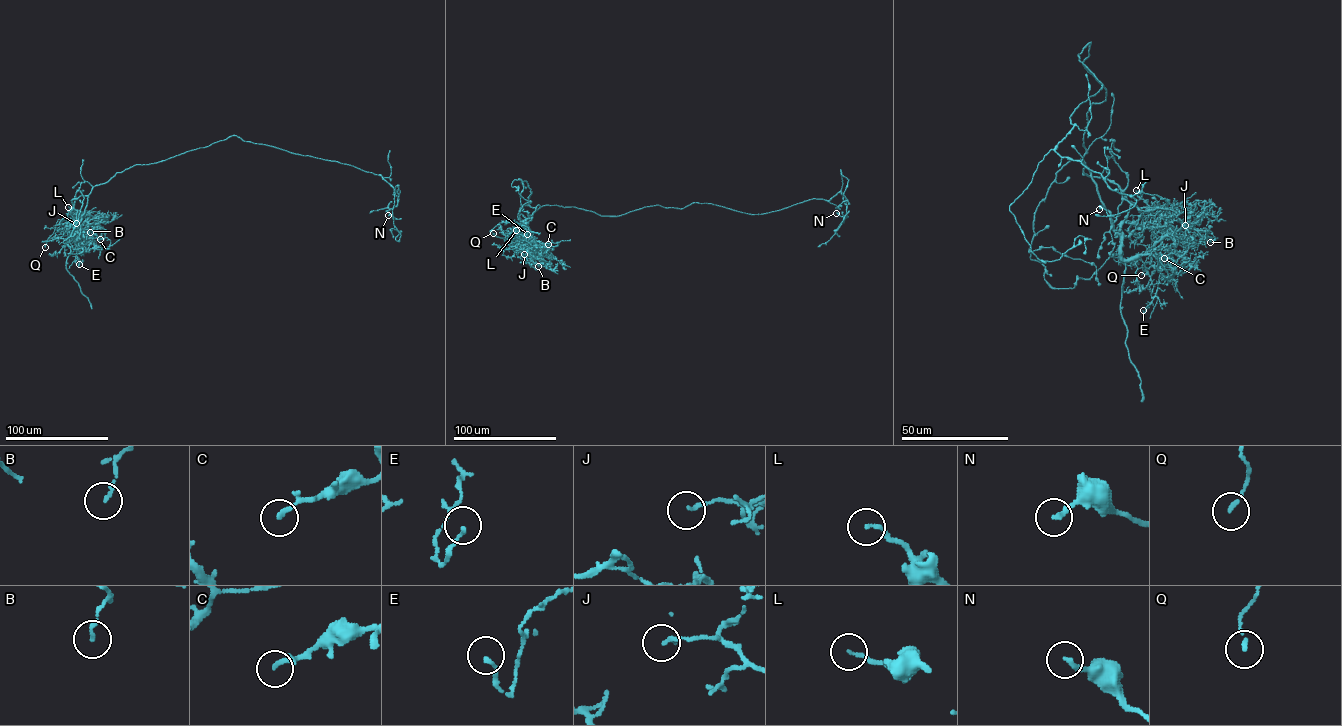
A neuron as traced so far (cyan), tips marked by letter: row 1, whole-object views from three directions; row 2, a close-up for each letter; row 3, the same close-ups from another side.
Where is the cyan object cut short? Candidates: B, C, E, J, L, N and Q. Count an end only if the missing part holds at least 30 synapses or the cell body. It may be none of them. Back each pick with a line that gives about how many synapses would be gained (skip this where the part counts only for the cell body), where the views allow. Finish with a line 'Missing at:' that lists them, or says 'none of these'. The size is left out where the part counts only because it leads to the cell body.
Missing at: none of these

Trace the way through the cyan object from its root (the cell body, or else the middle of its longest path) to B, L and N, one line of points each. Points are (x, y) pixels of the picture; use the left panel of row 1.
B: (221, 140), (164, 160), (133, 165), (95, 185), (77, 226), (77, 240), (94, 224), (90, 232)
L: (221, 140), (164, 160), (133, 165), (95, 185), (77, 226), (76, 211), (68, 207)
N: (221, 140), (236, 135), (380, 175), (399, 194), (397, 205), (386, 211), (395, 218), (388, 215)

